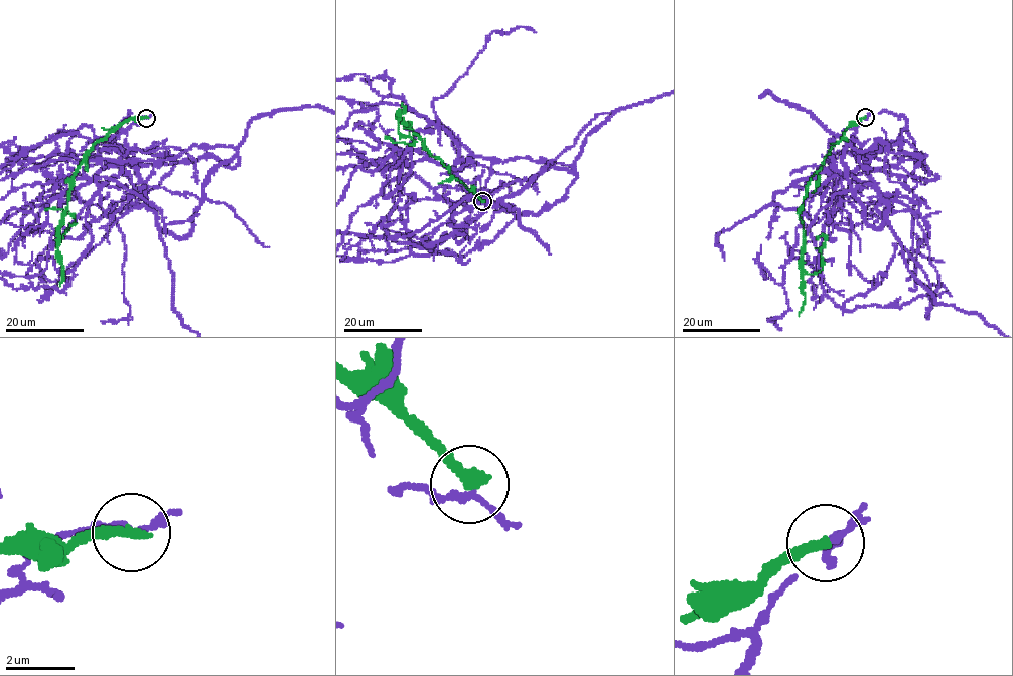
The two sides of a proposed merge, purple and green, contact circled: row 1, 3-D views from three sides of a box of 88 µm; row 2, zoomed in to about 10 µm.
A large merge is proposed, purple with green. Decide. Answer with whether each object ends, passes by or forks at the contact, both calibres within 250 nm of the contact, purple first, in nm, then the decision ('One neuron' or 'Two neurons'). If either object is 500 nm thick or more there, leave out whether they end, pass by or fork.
At the ring purple passes by. At the ring green ends. Thickness 170 nm (purple) against 360 nm. Two neurons

